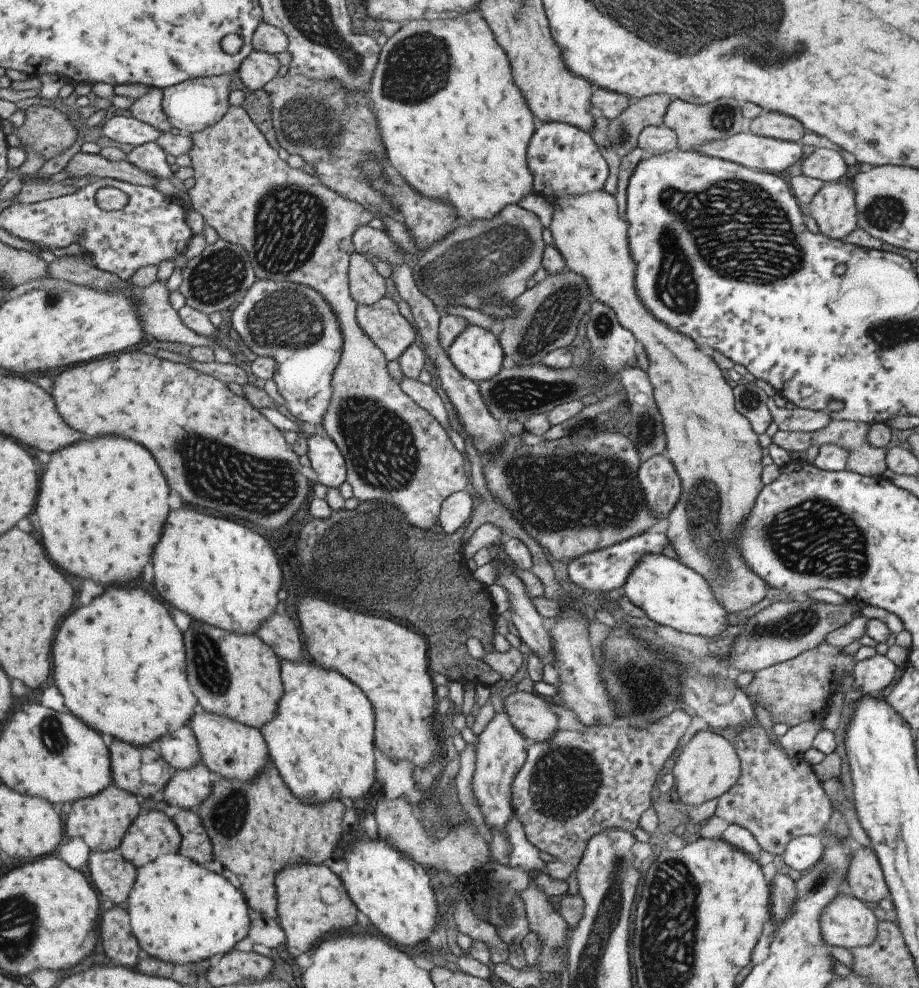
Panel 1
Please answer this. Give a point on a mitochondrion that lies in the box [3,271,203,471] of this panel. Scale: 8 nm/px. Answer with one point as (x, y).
(52, 299)

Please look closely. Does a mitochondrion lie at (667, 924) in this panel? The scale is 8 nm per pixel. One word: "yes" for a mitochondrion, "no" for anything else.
yes

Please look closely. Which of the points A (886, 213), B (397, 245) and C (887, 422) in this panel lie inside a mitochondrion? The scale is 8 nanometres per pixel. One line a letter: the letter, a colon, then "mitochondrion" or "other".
A: mitochondrion
B: other
C: other

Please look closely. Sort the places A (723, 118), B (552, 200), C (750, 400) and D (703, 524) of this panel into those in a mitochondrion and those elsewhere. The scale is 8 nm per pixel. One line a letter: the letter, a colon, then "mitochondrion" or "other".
A: mitochondrion
B: other
C: mitochondrion
D: mitochondrion

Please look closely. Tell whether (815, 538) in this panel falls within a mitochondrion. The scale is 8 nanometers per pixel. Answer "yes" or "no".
yes

